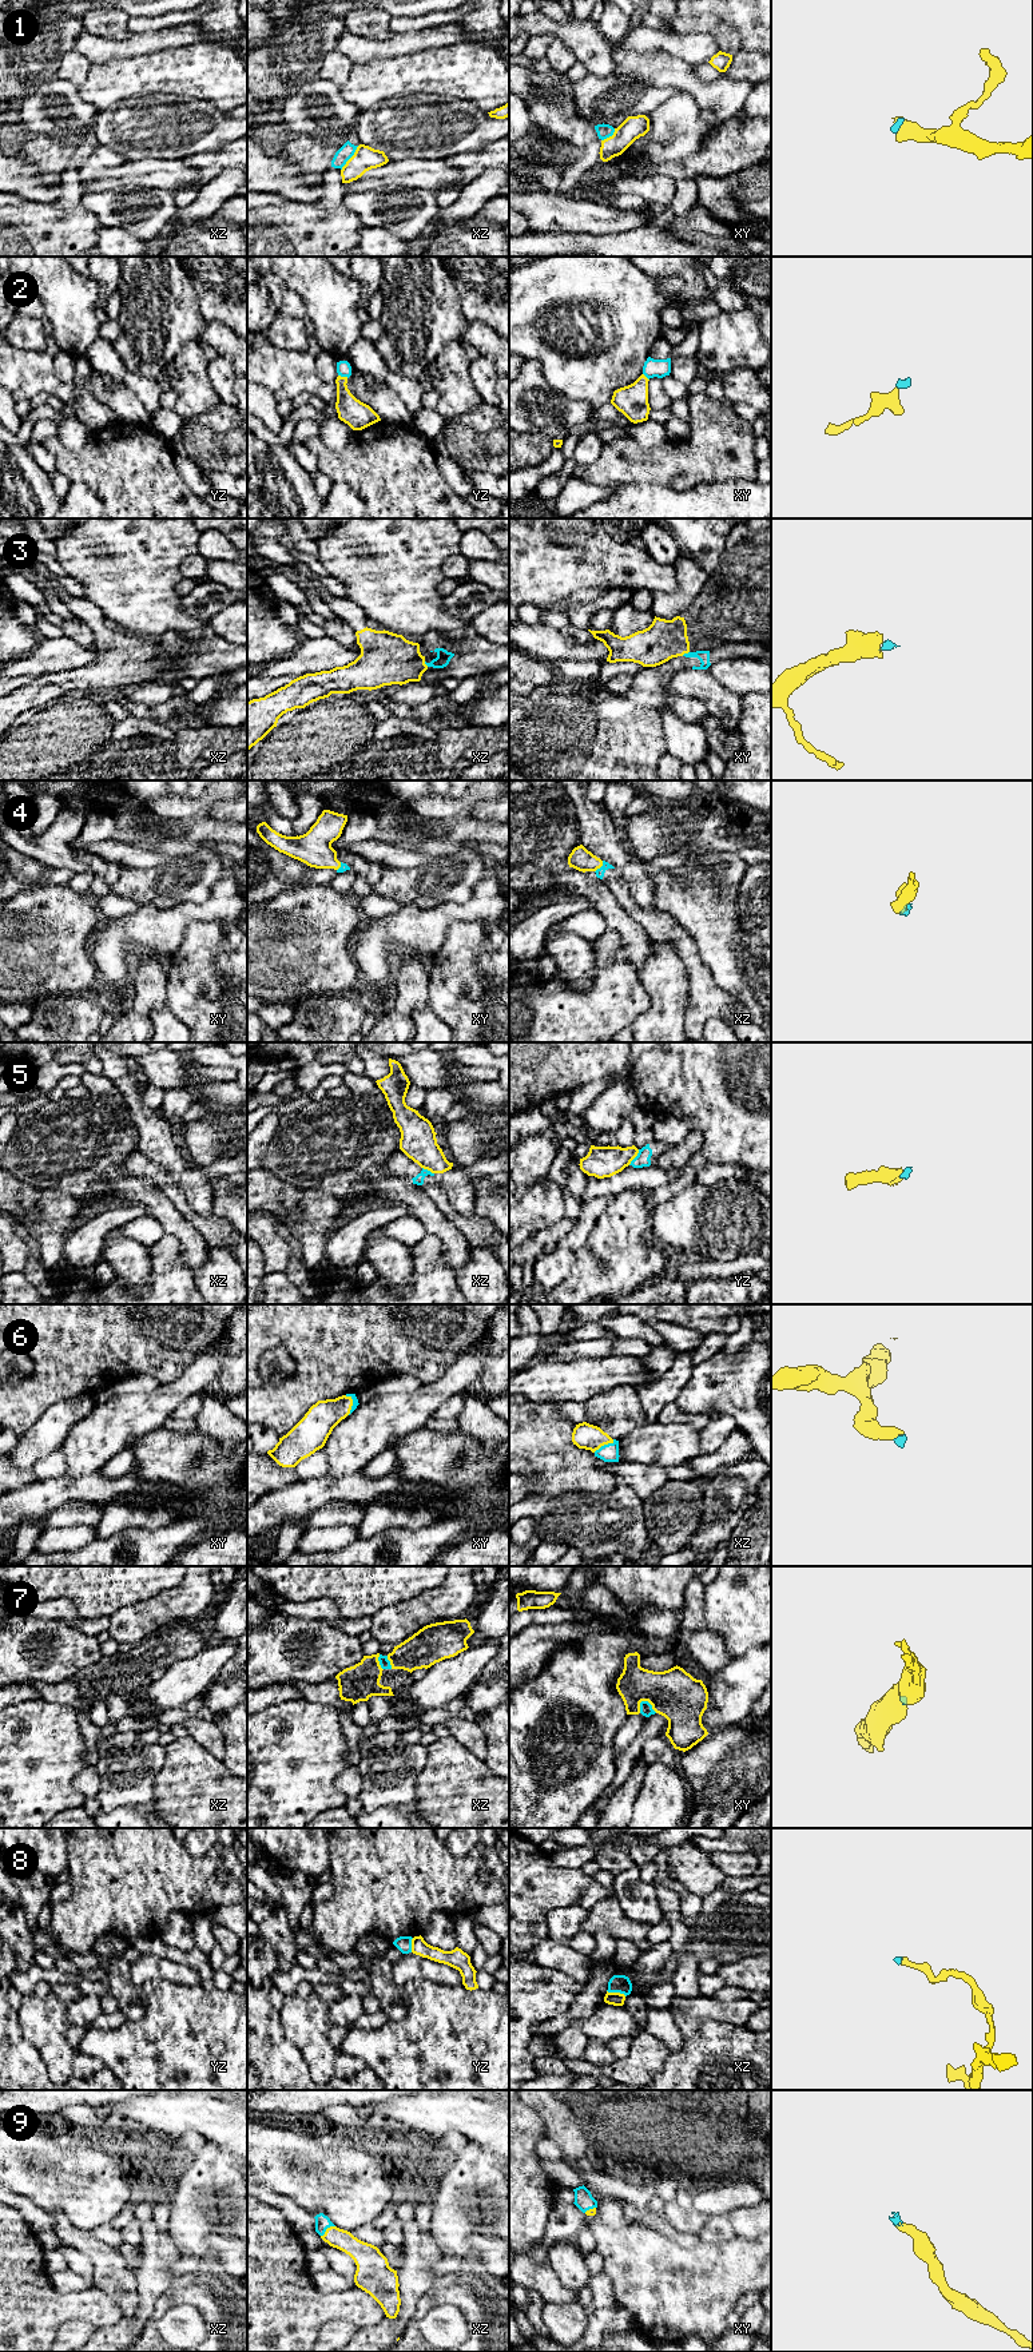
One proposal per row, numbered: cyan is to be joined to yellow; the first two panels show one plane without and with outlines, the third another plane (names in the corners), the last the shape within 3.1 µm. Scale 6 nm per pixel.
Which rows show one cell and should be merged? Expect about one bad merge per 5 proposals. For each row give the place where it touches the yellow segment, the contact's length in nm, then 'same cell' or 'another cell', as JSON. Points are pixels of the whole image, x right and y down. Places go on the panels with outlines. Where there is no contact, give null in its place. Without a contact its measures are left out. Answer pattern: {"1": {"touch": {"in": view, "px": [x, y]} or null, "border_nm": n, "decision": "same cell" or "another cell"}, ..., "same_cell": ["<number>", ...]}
{"1": {"touch": {"in": "xz", "px": [350, 158]}, "border_nm": 190, "decision": "another cell"}, "2": {"touch": {"in": "yz", "px": [344, 377]}, "border_nm": 70, "decision": "same cell"}, "3": {"touch": {"in": "xy", "px": [684, 652]}, "border_nm": 50, "decision": "another cell"}, "4": {"touch": {"in": "xz", "px": [600, 866]}, "border_nm": 90, "decision": "same cell"}, "5": {"touch": {"in": "yz", "px": [635, 1156]}, "border_nm": 120, "decision": "another cell"}, "6": {"touch": {"in": "xy", "px": [352, 1403]}, "border_nm": 120, "decision": "same cell"}, "7": {"touch": {"in": "xy", "px": [648, 1701]}, "border_nm": 130, "decision": "same cell"}, "8": {"touch": {"in": "xz", "px": [616, 1993]}, "border_nm": 120, "decision": "same cell"}, "9": {"touch": {"in": "xz", "px": [326, 2229]}, "border_nm": 110, "decision": "same cell"}, "same_cell": ["2", "4", "6", "7", "8", "9"]}

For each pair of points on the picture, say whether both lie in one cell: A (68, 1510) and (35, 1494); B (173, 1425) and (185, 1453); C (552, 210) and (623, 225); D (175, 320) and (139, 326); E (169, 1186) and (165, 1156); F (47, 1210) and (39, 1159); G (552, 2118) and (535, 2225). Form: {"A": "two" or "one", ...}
{"A": "two", "B": "two", "C": "one", "D": "one", "E": "two", "F": "two", "G": "two"}

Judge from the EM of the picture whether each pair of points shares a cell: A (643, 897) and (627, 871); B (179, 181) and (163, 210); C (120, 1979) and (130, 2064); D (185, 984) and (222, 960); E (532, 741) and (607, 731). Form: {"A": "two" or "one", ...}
{"A": "one", "B": "two", "C": "two", "D": "one", "E": "one"}

